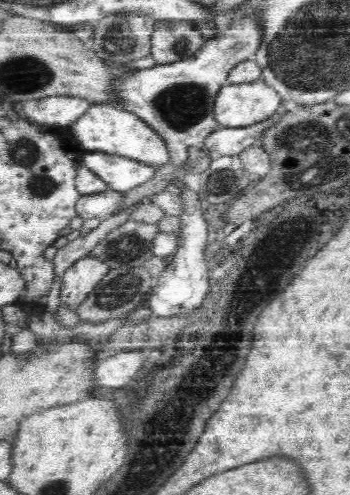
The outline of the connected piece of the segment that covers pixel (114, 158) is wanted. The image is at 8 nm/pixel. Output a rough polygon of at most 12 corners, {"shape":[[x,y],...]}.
{"shape":[[90,151],[82,160],[109,189],[130,191],[160,166]]}

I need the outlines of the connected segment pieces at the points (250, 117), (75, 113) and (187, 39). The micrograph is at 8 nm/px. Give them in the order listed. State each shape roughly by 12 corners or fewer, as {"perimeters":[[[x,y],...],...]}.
{"perimeters":[[[260,80],[220,88],[220,127],[270,119],[282,105]],[[76,95],[15,103],[20,117],[66,127],[91,105]],[[157,21],[158,65],[190,58],[205,43],[191,21]]]}

